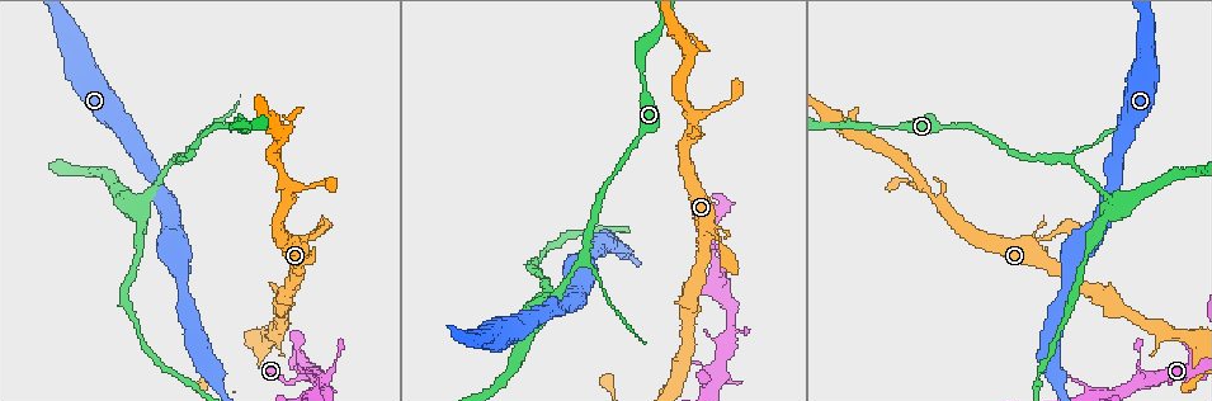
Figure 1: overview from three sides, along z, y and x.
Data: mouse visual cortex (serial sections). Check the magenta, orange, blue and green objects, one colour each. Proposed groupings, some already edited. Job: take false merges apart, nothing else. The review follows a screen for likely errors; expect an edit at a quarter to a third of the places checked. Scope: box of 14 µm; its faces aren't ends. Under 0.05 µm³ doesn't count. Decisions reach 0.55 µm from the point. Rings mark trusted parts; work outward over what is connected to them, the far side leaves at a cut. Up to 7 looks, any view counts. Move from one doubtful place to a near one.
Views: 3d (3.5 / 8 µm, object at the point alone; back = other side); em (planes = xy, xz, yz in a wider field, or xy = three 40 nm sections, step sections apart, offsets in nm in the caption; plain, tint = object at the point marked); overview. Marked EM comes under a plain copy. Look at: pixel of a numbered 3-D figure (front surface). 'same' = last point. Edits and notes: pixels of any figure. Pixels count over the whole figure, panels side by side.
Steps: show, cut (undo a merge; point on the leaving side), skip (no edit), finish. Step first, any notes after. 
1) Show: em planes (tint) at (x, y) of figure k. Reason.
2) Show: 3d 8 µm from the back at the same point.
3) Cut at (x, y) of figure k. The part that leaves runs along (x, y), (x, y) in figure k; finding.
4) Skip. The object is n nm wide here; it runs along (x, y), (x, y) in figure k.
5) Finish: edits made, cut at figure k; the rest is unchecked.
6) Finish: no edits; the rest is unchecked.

Show: 3d 8 µm from the back at (695, 119) of figure 1. Three arms meet.

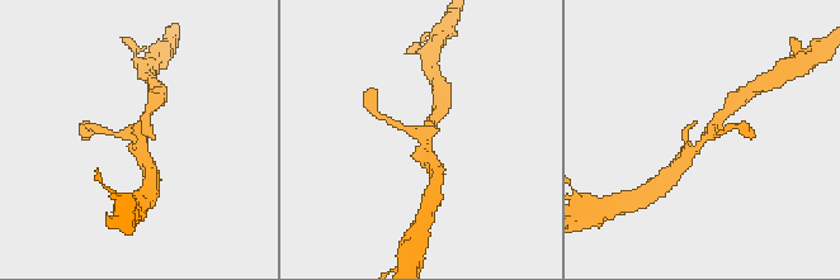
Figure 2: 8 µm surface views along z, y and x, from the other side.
Show: em xy step 5 (tint) at (701, 137) of figure 2.

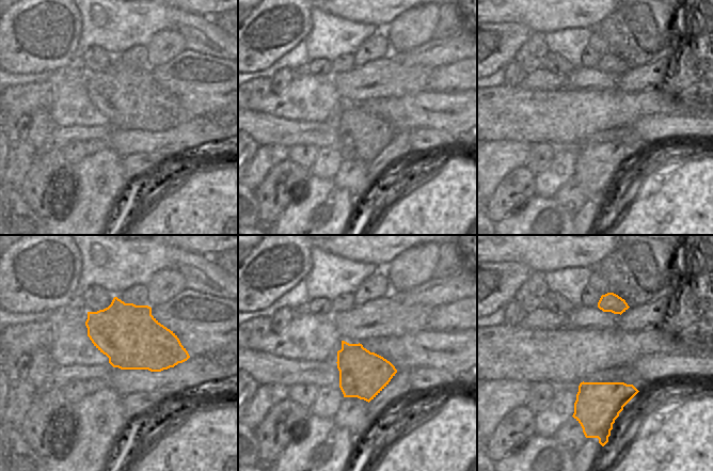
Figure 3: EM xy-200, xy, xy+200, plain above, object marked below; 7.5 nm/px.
Skip. It runs along (680, 166), (725, 110) in figure 2; all the same cell.

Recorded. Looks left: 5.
Show: 3d 3.5 µm at (1068, 158) of figure 1. Three-way junction.

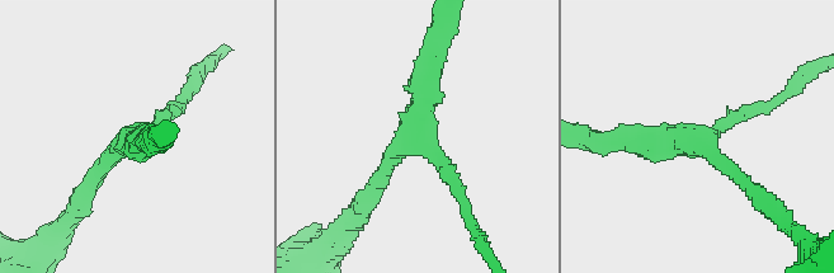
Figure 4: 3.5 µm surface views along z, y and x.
Show: em xy step 3 (tint) at (695, 142) of figure 4. 3 arms meet here; the arms are 200, 200, 300 nm wide.

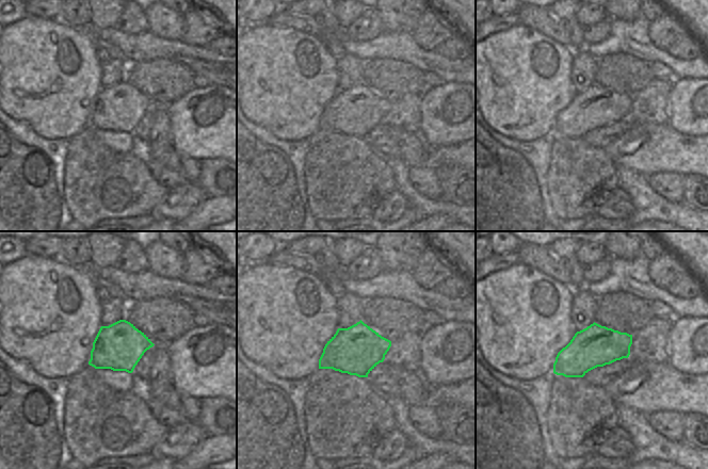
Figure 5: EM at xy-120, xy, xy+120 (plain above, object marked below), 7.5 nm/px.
Skip. It runs along (432, 53), (416, 128), (370, 191) in figure 4; one cell here.

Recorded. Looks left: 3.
Show: 3d 8 µm at (1106, 199) of figure 1.

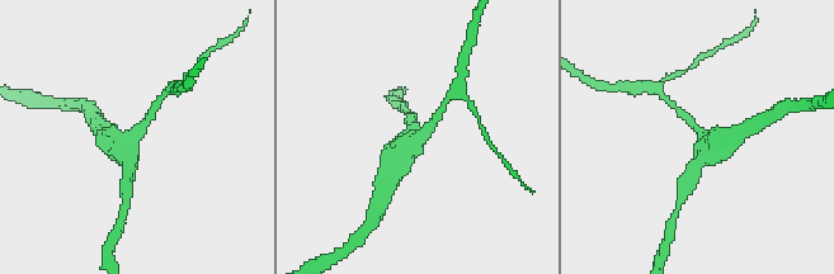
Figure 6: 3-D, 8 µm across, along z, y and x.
Show: 3d 3.5 µm at (134, 137) of figure 6.

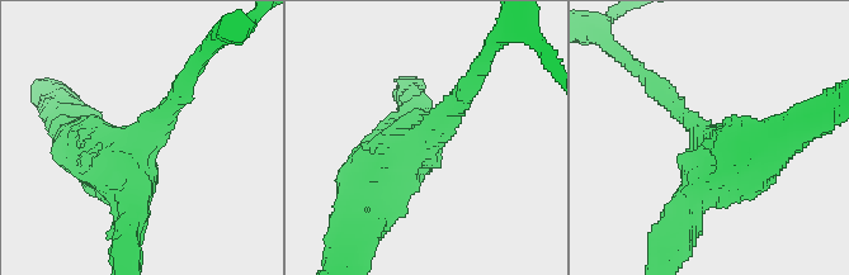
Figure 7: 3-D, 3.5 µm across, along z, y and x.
Show: em xy step 2 (tint) at (144, 138) of figure 7.

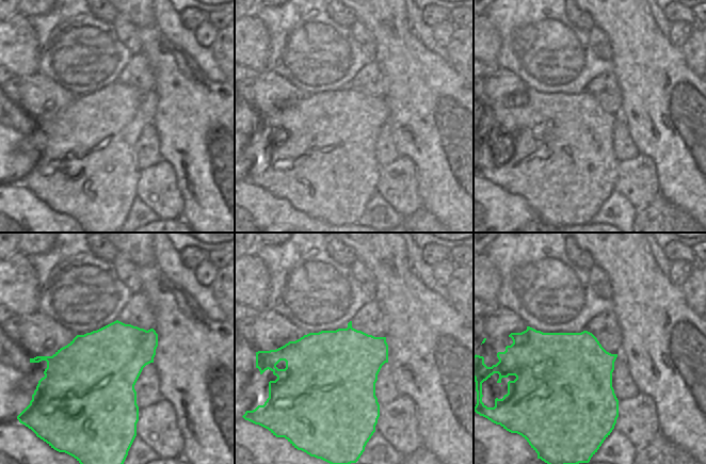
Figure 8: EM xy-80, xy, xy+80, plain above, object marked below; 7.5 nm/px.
Skip. It runs along (463, 99), (377, 184), (366, 209) in figure 7; one cell here.

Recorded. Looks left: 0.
Finish: no edits; the rest is unchecked.

